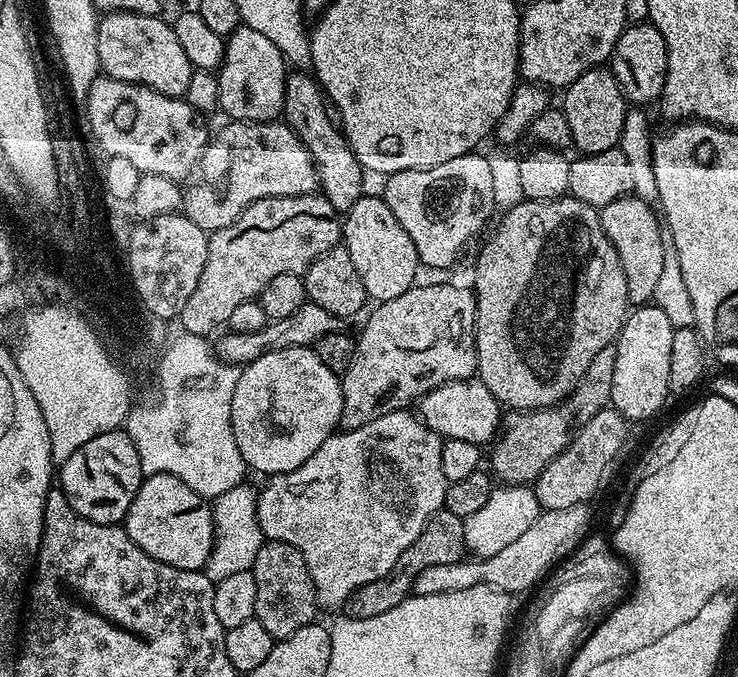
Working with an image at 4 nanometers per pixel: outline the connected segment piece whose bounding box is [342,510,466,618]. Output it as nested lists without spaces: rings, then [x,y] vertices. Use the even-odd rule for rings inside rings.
[[[443,510],[434,513],[422,534],[398,558],[394,570],[350,594],[350,598],[343,605],[343,611],[354,618],[374,618],[374,614],[386,614],[386,610],[394,610],[410,595],[412,583],[416,575],[426,566],[442,566],[445,562],[458,562],[465,559],[464,522],[461,517]]]

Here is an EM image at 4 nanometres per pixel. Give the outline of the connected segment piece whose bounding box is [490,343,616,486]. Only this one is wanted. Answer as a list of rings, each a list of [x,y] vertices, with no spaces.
[[[615,343],[607,344],[602,350],[598,350],[598,354],[594,354],[594,362],[590,362],[586,374],[566,400],[561,400],[559,404],[550,408],[512,410],[503,417],[502,427],[490,448],[490,472],[501,485],[531,485],[542,474],[542,470],[546,470],[546,466],[554,462],[554,458],[558,458],[562,450],[566,450],[576,431],[586,422],[590,422],[590,418],[594,418],[598,410],[609,407],[615,357]]]

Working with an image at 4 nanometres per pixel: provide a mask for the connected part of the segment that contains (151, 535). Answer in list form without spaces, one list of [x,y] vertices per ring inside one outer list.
[[[154,474],[144,476],[140,481],[138,494],[134,494],[134,502],[130,502],[130,510],[124,515],[122,527],[126,534],[150,558],[158,562],[166,562],[166,566],[174,566],[178,570],[201,571],[207,565],[212,545],[216,543],[216,527],[212,521],[212,509],[205,497],[199,496],[186,482],[174,478],[170,474]]]

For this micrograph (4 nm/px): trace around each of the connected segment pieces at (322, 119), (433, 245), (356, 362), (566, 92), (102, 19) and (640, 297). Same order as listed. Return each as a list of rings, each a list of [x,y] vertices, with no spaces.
[[[304,70],[288,72],[282,120],[294,130],[296,137],[306,146],[316,167],[316,182],[319,191],[336,207],[337,213],[347,213],[348,208],[354,206],[354,202],[358,202],[360,196],[365,195],[366,169],[358,162],[354,150],[349,146],[343,131],[338,127],[330,111],[326,93],[317,84],[315,75]]]
[[[479,151],[467,152],[462,154],[462,158],[450,158],[450,162],[442,162],[442,166],[430,166],[426,170],[402,170],[401,172],[393,172],[387,177],[388,180],[384,184],[384,192],[382,191],[382,199],[386,202],[386,206],[390,206],[390,214],[394,214],[394,218],[398,218],[398,223],[402,226],[402,230],[406,230],[406,234],[410,234],[410,242],[414,242],[414,250],[418,254],[421,265],[427,268],[448,268],[460,256],[460,251],[475,238],[476,232],[480,232],[484,228],[484,223],[492,216],[492,207],[496,204],[496,176],[492,173],[492,164],[486,157],[480,156]]]
[[[422,284],[406,290],[406,294],[398,294],[398,298],[379,301],[376,309],[367,313],[368,321],[360,336],[355,337],[354,358],[342,373],[341,429],[366,426],[366,422],[374,422],[374,418],[415,405],[420,397],[438,386],[455,380],[471,380],[477,375],[475,291],[460,284]]]
[[[604,66],[586,70],[586,74],[582,74],[563,89],[562,96],[562,107],[566,114],[566,122],[570,122],[572,143],[575,151],[578,150],[577,153],[593,156],[619,145],[622,122],[630,108],[612,71]]]
[[[106,12],[99,17],[98,62],[103,75],[140,84],[163,96],[183,98],[186,86],[190,86],[193,66],[190,58],[182,51],[178,43],[178,34],[174,34],[172,24],[160,16],[147,16],[137,12]]]
[[[629,194],[602,206],[598,211],[602,230],[606,233],[606,238],[610,238],[610,246],[618,250],[618,262],[622,262],[622,274],[626,274],[629,305],[647,305],[662,274],[663,229],[657,209],[635,194]]]

